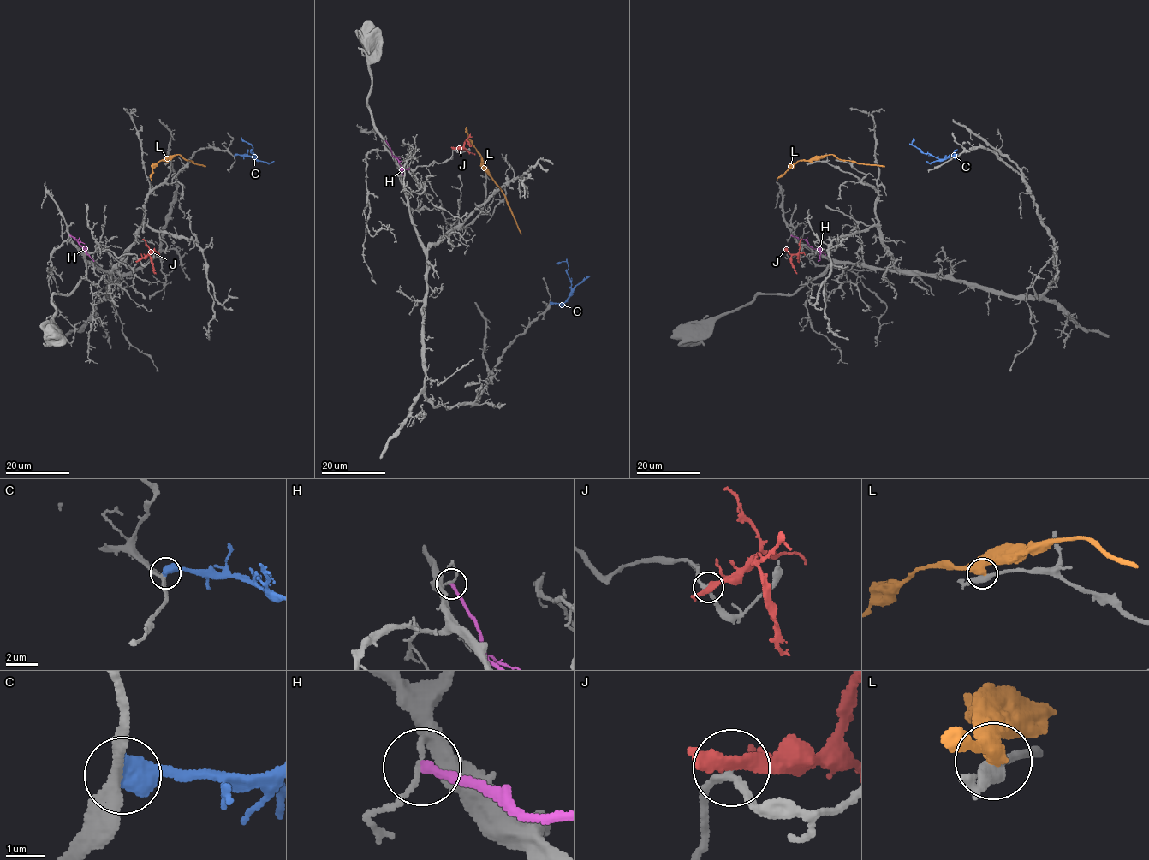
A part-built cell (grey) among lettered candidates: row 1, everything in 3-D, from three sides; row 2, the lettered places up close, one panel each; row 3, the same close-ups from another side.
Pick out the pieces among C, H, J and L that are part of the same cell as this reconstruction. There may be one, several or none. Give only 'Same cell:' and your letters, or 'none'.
Same cell: C

